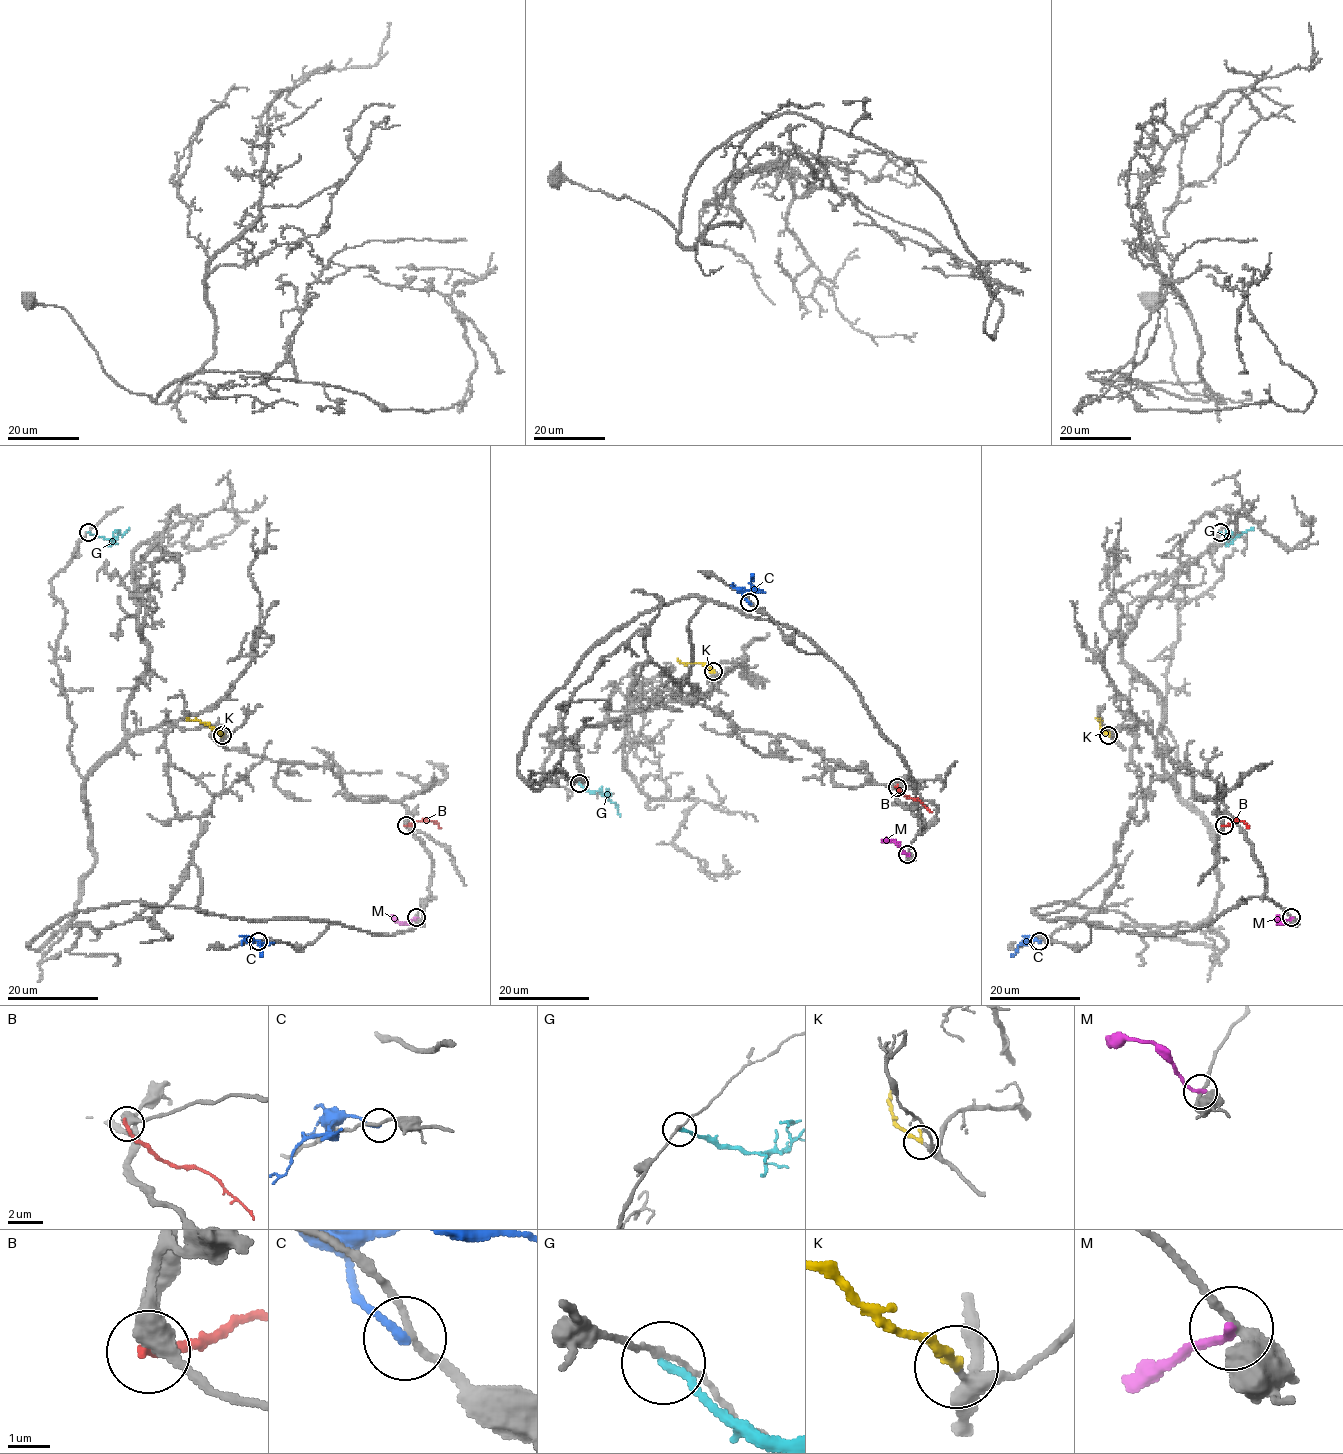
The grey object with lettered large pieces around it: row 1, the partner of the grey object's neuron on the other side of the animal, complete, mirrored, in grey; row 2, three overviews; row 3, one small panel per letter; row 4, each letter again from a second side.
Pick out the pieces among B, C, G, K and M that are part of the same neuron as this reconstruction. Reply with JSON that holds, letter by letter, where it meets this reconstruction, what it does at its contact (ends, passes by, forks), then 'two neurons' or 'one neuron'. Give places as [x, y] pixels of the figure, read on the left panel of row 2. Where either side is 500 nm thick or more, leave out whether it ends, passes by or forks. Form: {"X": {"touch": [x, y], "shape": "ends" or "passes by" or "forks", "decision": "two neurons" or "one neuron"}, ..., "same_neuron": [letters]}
{"B": {"touch": [406, 825], "shape": "ends", "decision": "two neurons"}, "C": {"touch": [258, 941], "shape": "ends", "decision": "two neurons"}, "G": {"touch": [88, 532], "shape": "ends", "decision": "two neurons"}, "K": {"touch": [222, 735], "shape": "ends", "decision": "one neuron"}, "M": {"touch": [416, 917], "shape": "ends", "decision": "two neurons"}, "same_neuron": ["K"]}

